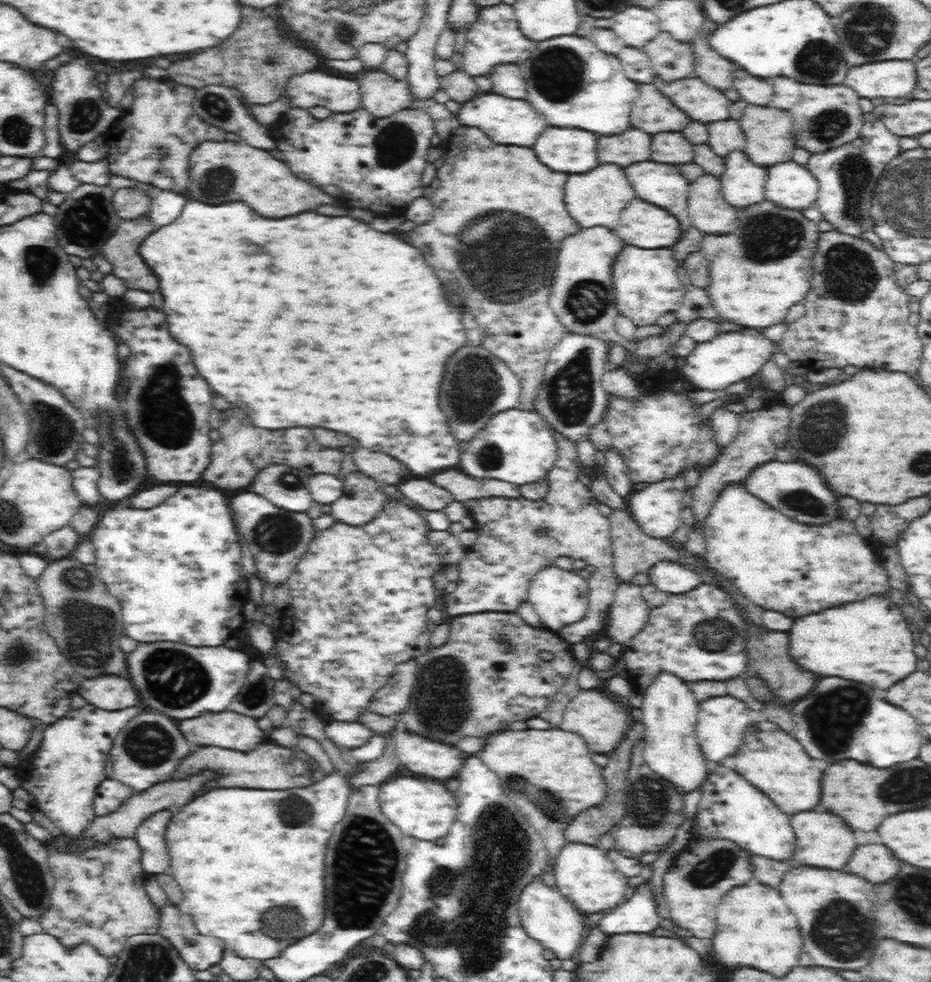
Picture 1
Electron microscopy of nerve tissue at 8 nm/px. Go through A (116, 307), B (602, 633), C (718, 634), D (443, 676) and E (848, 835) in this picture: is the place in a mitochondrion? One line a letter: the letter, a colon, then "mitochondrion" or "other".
A: other
B: other
C: mitochondrion
D: mitochondrion
E: other

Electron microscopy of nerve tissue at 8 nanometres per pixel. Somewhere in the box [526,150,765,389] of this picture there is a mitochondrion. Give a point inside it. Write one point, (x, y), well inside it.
(586, 301)

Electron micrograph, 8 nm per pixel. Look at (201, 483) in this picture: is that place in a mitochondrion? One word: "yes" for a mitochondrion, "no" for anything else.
no

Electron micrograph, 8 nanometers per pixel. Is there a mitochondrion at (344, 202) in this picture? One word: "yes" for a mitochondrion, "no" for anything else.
no

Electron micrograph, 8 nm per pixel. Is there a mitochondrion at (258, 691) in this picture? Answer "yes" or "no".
yes

